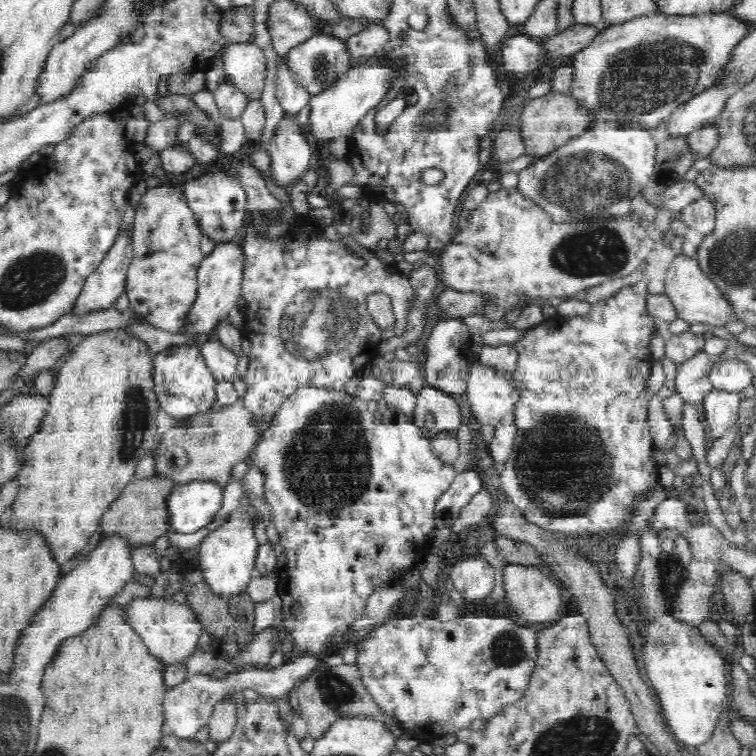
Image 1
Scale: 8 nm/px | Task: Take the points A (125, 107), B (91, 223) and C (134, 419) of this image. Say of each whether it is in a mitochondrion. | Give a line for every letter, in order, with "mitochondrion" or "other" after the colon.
A: other
B: other
C: mitochondrion

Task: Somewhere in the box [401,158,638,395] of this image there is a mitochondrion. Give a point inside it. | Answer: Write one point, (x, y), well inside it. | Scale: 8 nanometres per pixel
(595, 249)

